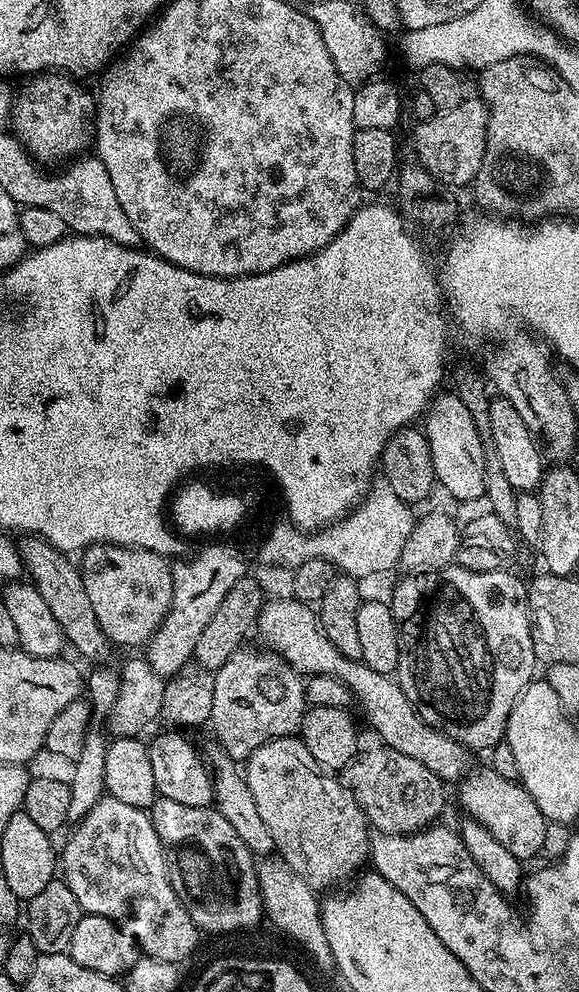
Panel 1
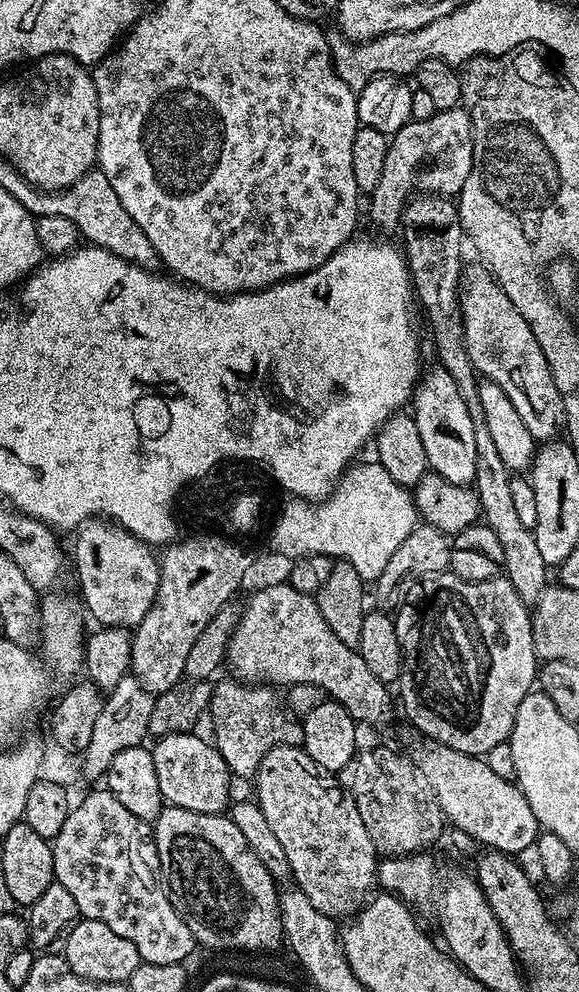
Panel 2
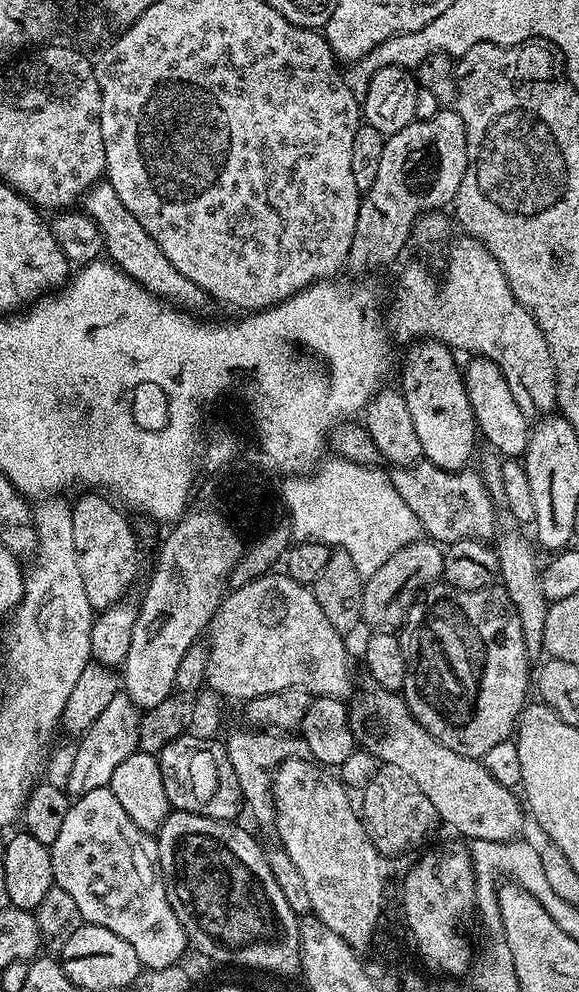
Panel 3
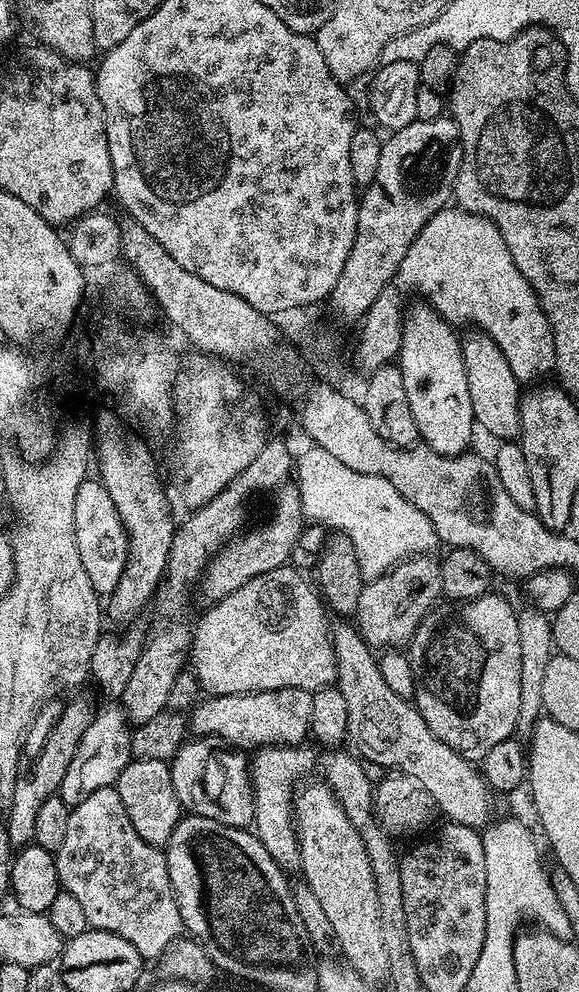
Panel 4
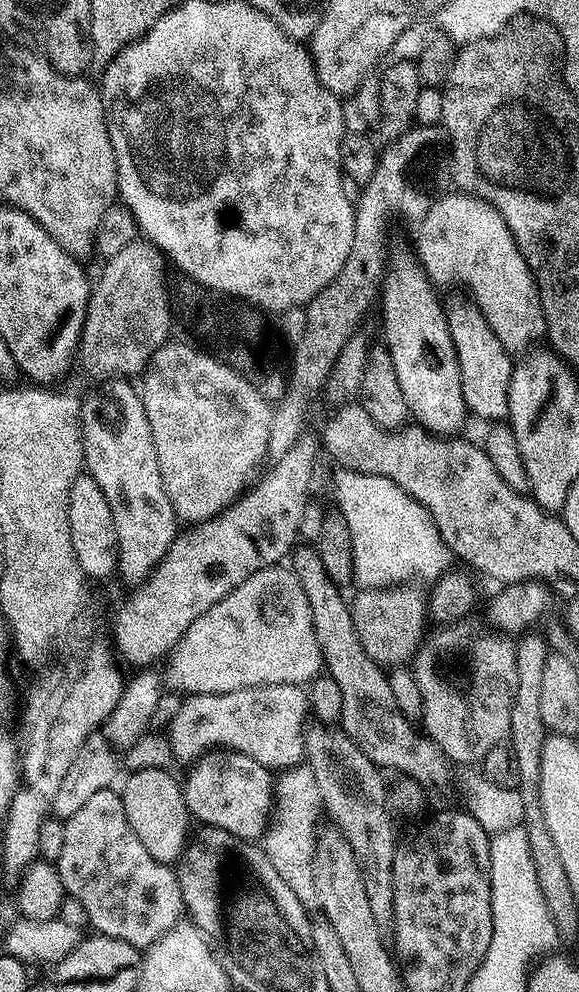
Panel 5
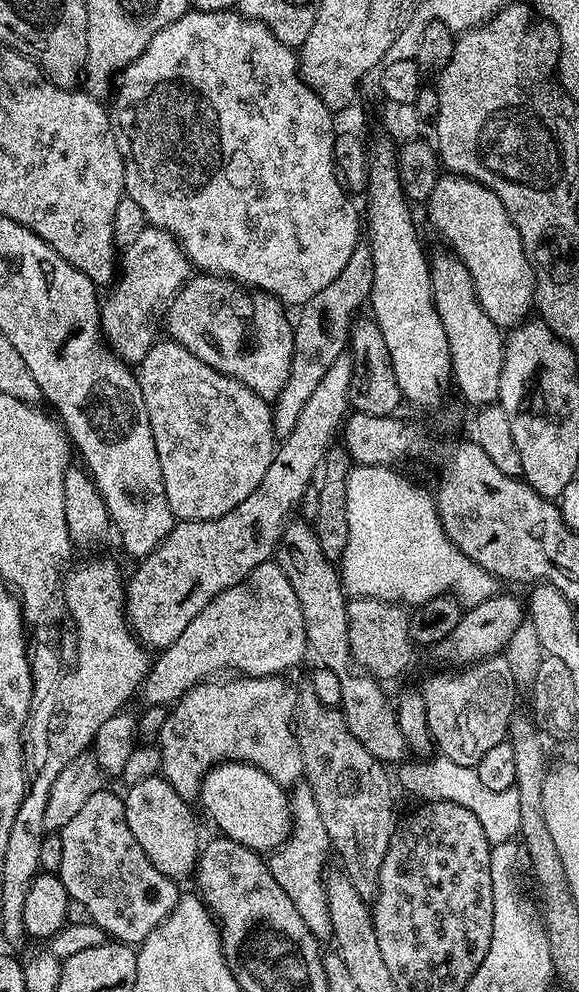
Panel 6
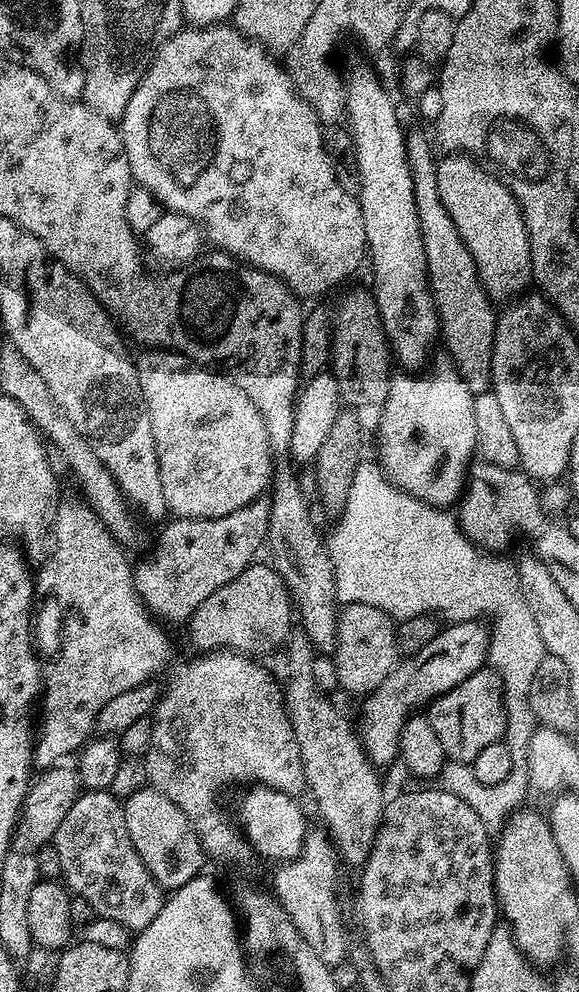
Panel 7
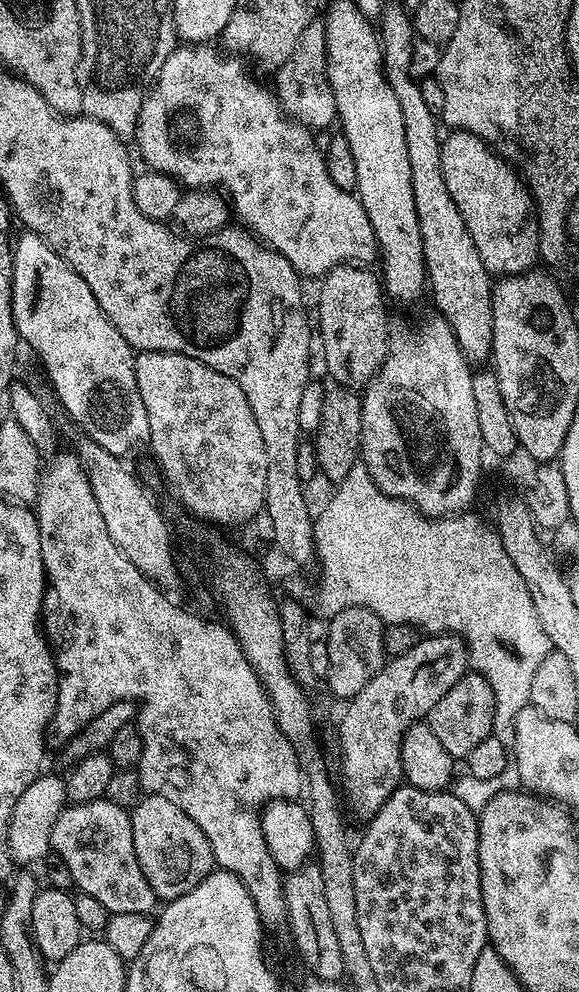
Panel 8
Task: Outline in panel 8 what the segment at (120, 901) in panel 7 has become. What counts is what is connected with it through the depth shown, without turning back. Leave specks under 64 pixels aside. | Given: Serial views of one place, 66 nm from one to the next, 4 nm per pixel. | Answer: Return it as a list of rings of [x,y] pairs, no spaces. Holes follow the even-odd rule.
[[[107,798],[82,802],[81,804],[69,803],[58,814],[58,822],[54,822],[52,831],[51,851],[66,862],[70,870],[73,885],[81,893],[90,895],[95,901],[100,902],[109,914],[142,914],[149,915],[157,907],[158,897],[146,882],[146,874],[142,874],[142,866],[138,866],[138,854],[134,854],[134,834],[132,833],[132,817],[129,809],[116,805]]]

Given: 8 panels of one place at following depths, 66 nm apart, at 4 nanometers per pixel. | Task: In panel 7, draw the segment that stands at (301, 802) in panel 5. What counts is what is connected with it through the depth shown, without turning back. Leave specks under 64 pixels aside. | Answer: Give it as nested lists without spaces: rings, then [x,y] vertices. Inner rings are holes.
[[[313,827],[306,834],[300,853],[292,860],[275,865],[271,891],[281,908],[286,910],[290,922],[298,926],[298,934],[310,942],[310,950],[329,966],[337,966],[348,950],[344,938],[344,920],[340,917],[340,904],[336,901],[336,864],[338,853],[325,829]]]

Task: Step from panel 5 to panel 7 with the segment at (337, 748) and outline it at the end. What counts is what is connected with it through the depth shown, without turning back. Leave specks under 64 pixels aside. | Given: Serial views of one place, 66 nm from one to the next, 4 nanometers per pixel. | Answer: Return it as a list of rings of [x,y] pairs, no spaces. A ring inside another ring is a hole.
[[[293,630],[282,647],[275,653],[276,658],[270,663],[270,671],[284,690],[284,706],[288,710],[288,720],[294,730],[294,738],[302,754],[304,767],[304,782],[307,791],[312,791],[316,799],[316,808],[320,811],[323,827],[326,829],[341,861],[344,860],[353,870],[364,867],[366,858],[372,849],[374,838],[380,829],[380,822],[384,819],[384,805],[386,795],[380,785],[377,765],[368,758],[360,744],[357,729],[331,704],[329,697],[314,682],[314,658],[318,654],[313,648],[310,638],[303,630]]]

